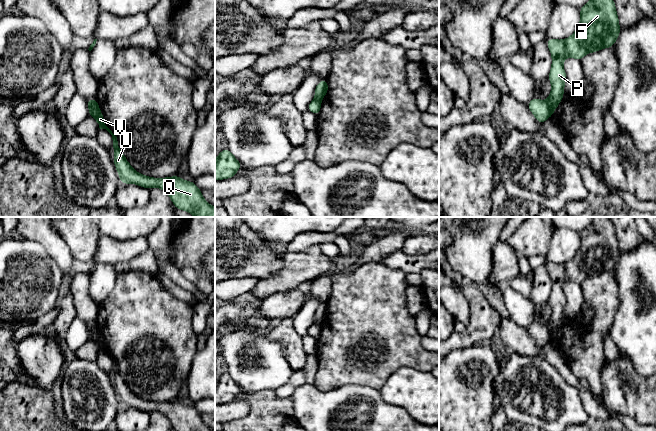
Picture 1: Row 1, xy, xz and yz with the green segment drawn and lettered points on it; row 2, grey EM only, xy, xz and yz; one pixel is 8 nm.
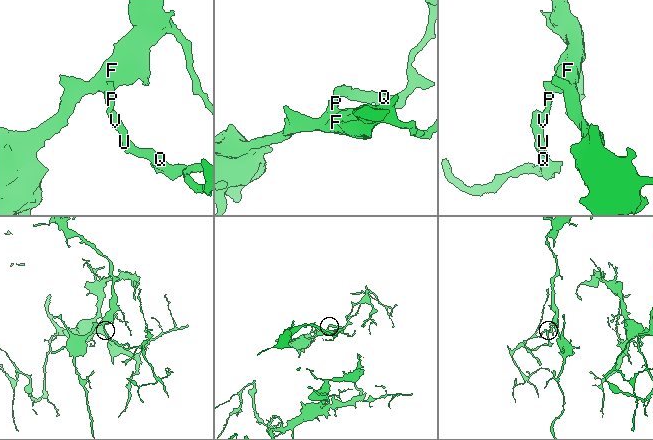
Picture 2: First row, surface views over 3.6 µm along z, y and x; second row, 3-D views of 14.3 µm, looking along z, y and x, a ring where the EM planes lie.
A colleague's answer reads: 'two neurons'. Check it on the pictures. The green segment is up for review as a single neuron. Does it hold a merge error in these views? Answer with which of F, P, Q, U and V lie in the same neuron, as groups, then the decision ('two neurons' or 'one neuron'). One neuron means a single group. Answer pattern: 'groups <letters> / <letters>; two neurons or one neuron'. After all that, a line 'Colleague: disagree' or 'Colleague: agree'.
groups F P / Q U V; two neurons
Colleague: agree

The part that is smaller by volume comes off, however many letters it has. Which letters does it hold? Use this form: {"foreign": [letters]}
{"foreign": ["Q", "U", "V"]}

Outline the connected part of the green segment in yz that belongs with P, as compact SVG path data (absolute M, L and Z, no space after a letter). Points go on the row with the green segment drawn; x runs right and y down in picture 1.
M590 0L580 8L580 24L567 39L548 38L546 43L552 55L548 76L551 93L547 98L549 116L561 102L567 78L563 68L565 58L581 60L587 53L612 47L620 34L619 19L613 0Z

